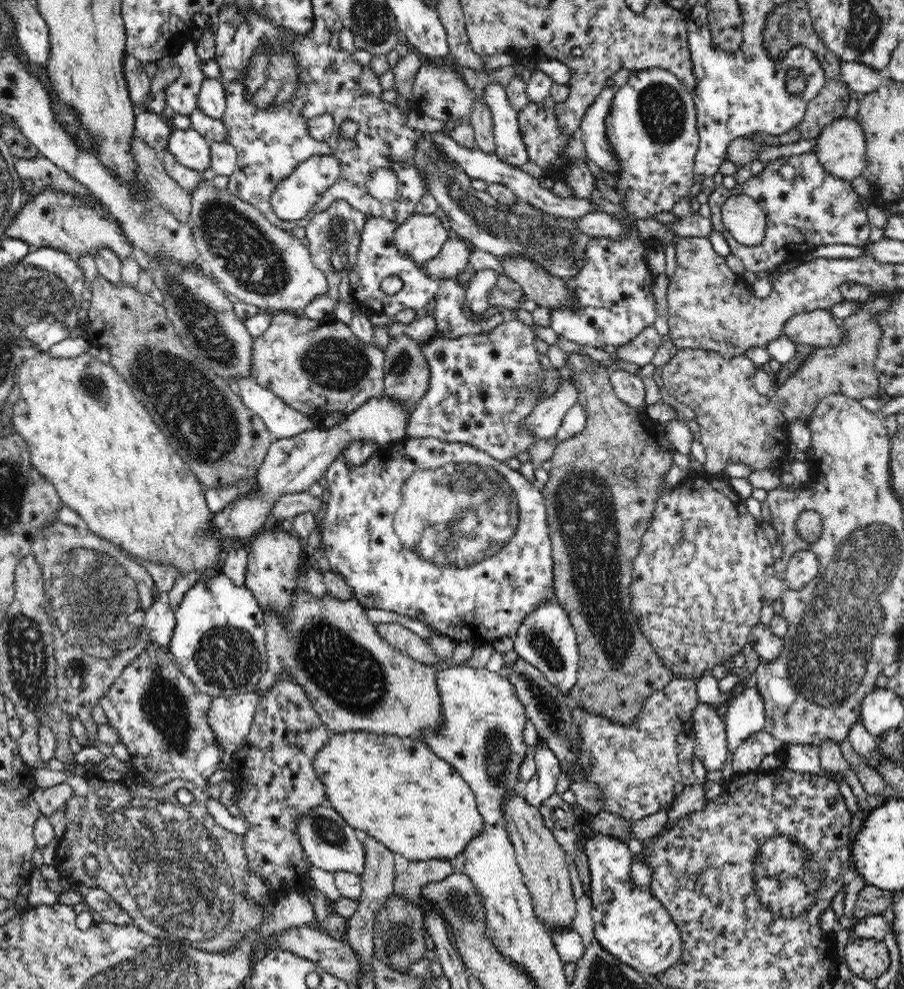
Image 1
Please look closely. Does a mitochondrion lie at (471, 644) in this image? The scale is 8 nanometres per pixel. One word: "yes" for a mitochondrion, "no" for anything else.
no

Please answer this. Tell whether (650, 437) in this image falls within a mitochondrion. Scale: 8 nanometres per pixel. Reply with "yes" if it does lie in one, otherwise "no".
no

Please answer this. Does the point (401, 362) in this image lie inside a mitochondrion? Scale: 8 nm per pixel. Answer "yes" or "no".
yes

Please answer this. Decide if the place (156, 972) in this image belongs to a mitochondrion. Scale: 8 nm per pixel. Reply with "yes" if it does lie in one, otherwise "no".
yes

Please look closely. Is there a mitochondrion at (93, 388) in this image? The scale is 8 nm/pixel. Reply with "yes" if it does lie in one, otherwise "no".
yes

